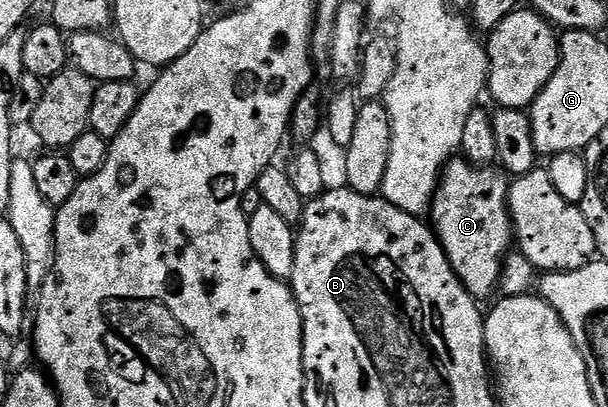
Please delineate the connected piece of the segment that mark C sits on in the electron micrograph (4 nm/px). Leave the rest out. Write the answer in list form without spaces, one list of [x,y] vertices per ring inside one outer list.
[[[469,159],[458,160],[451,160],[442,171],[428,210],[428,221],[460,283],[475,299],[483,299],[499,288],[506,258],[516,241],[514,221],[510,218],[511,182],[501,168],[490,169],[494,167],[483,167]]]

